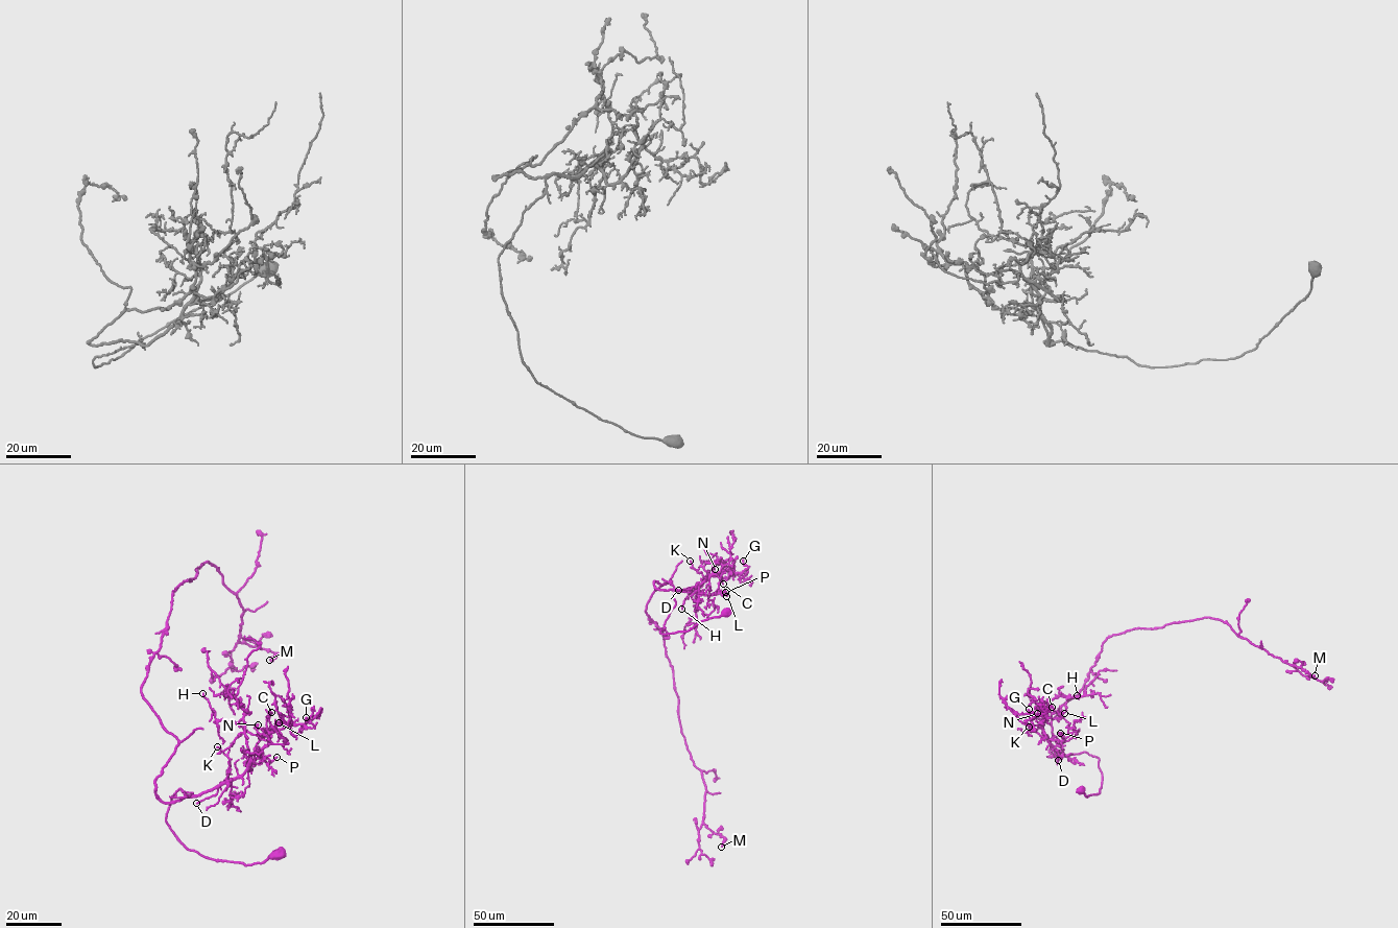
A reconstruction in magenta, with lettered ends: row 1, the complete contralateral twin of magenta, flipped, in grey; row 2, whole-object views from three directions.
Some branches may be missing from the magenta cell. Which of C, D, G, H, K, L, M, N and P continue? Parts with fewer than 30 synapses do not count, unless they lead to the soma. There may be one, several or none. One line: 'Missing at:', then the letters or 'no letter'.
Missing at: no letter

